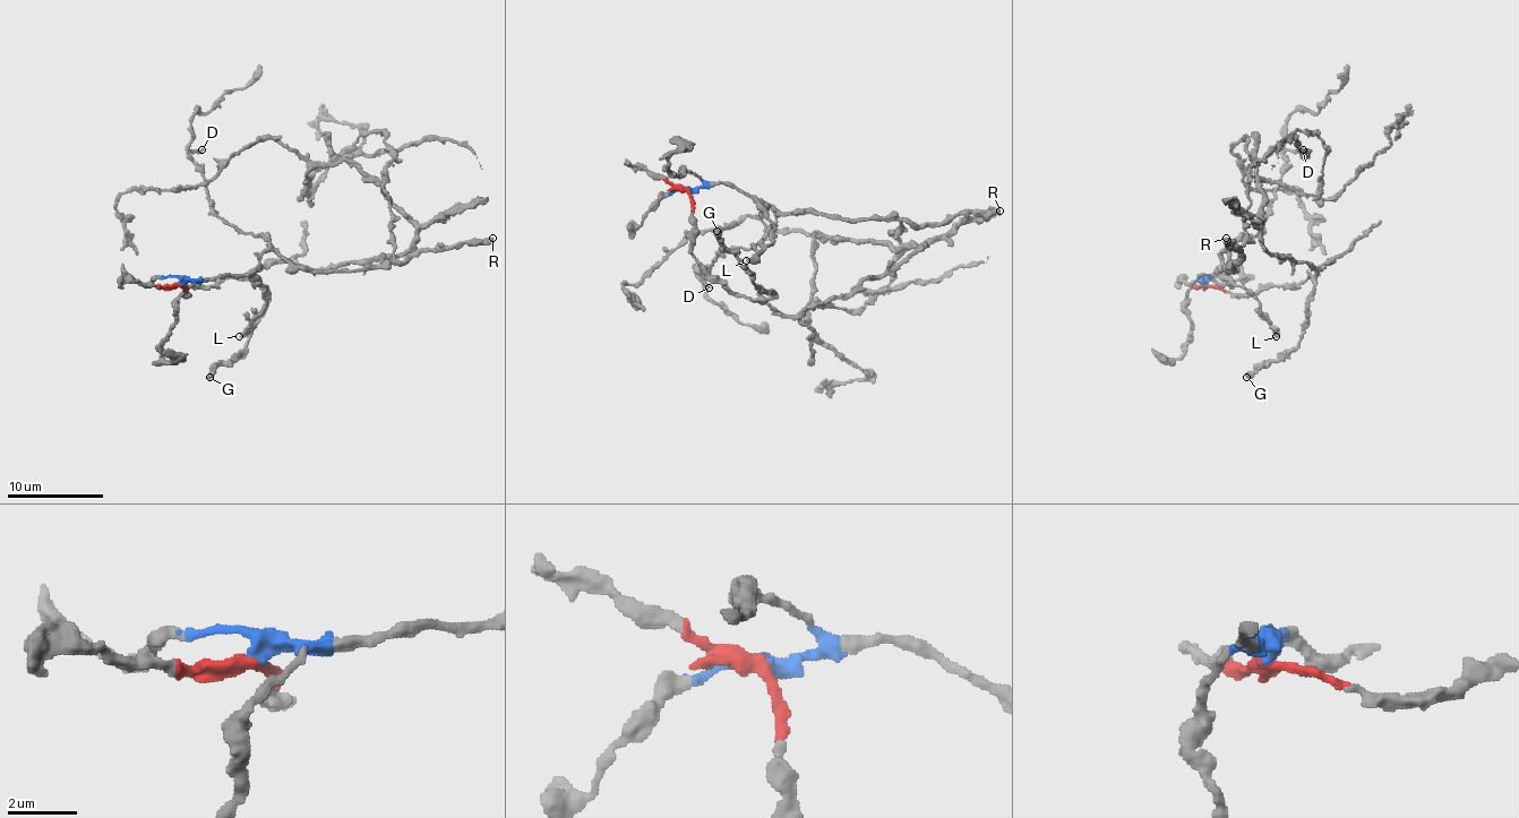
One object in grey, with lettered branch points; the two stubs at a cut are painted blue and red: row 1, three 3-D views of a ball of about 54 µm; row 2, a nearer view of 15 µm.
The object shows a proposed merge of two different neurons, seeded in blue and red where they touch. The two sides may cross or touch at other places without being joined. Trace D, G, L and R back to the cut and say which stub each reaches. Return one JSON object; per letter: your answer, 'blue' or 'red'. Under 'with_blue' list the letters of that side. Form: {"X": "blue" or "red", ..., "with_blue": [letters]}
{"D": "blue", "G": "red", "L": "blue", "R": "blue", "with_blue": ["D", "L", "R"]}

